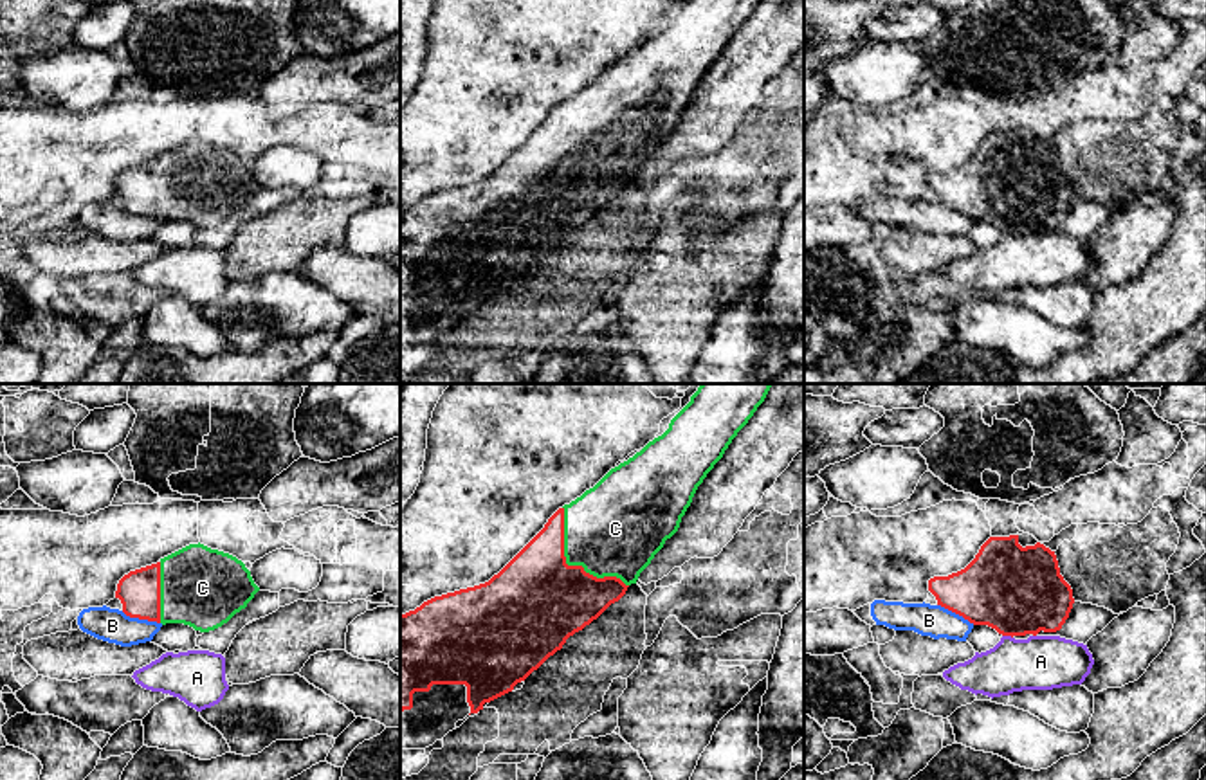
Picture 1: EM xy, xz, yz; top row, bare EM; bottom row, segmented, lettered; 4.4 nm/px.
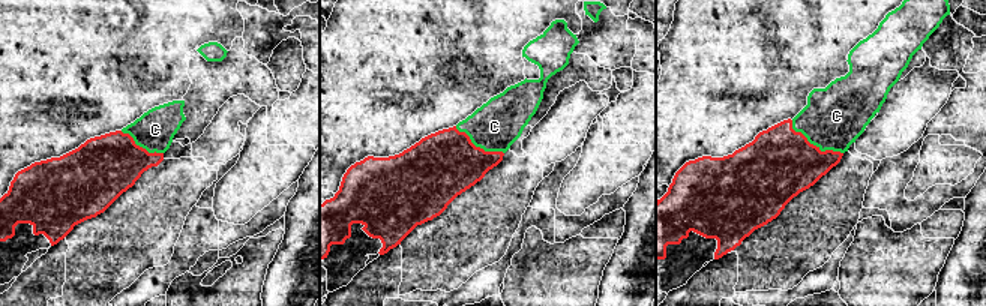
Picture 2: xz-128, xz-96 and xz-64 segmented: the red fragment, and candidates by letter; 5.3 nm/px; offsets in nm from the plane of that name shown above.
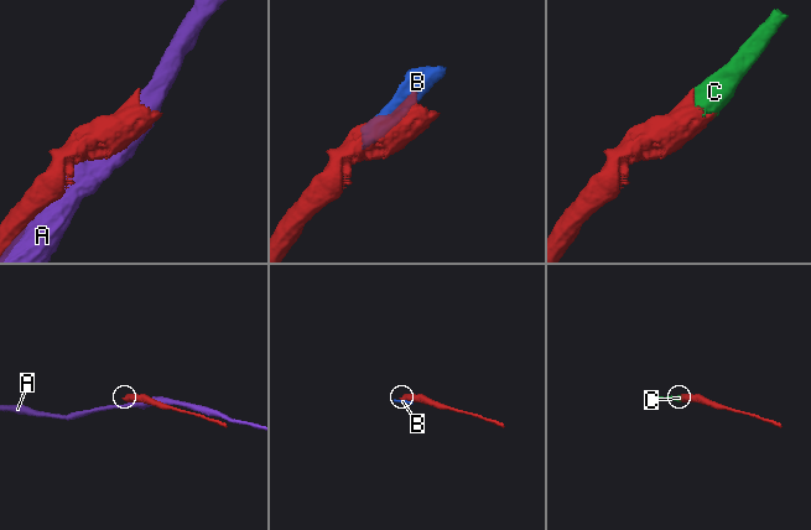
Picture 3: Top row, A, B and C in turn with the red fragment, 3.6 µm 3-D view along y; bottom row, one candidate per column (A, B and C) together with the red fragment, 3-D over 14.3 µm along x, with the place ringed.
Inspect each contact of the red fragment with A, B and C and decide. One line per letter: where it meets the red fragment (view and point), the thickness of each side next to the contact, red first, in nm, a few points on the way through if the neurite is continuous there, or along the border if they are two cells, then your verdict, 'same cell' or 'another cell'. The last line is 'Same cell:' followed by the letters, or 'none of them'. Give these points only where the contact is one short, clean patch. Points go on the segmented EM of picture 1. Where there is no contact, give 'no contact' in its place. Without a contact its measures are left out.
A: yz (1008, 634) | 400/240 nm | another cell
B: xy (141, 618) | 190/150 nm | another cell
C: xz (570, 566) | 420/420 nm | same cell
Same cell: C

